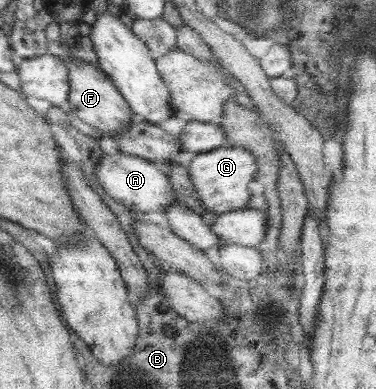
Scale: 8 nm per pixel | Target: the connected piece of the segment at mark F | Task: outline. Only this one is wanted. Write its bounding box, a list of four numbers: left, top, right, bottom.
[62,55,131,137]

